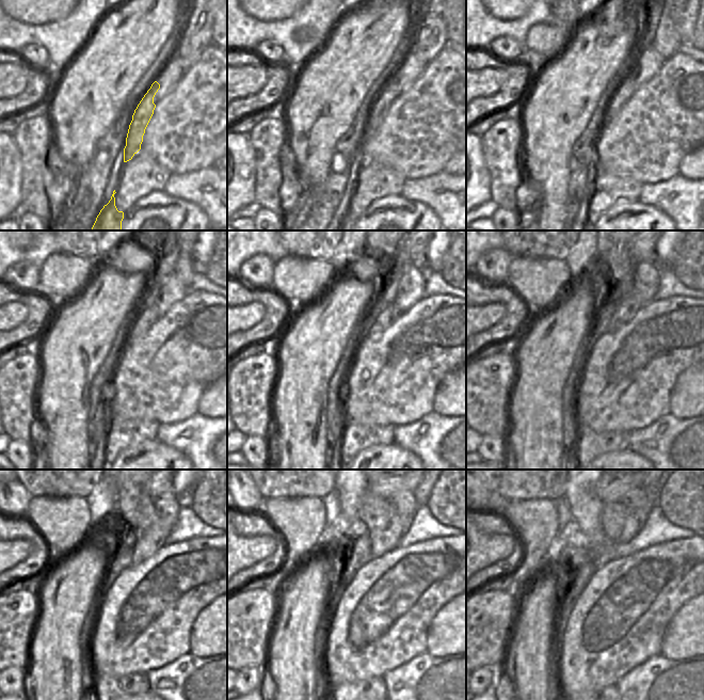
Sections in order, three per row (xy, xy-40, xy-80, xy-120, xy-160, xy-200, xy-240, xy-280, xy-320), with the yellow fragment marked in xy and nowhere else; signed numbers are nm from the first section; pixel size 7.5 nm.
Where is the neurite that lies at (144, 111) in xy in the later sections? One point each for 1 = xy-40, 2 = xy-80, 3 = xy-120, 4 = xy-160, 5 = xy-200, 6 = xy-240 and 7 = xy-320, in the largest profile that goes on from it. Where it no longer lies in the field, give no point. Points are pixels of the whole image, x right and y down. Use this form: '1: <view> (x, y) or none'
1: xy-40 (383, 102)
2: xy-80 (627, 89)
3: xy-120 (150, 313)
4: xy-160 (386, 318)
5: xy-200 (612, 252)
6: xy-240 (134, 508)
7: xy-320 (620, 523)

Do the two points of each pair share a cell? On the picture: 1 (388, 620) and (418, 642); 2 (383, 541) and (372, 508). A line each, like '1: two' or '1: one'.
1: one
2: one

